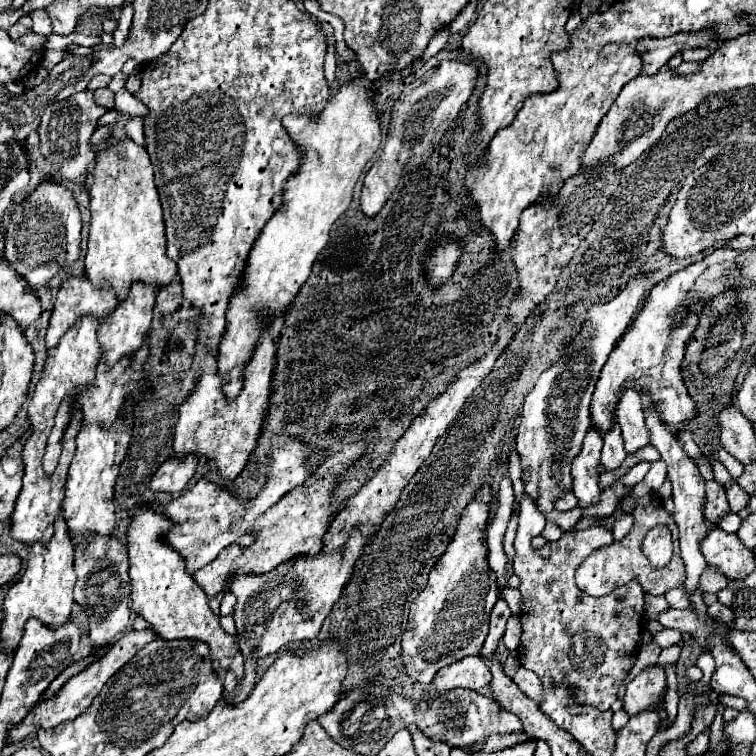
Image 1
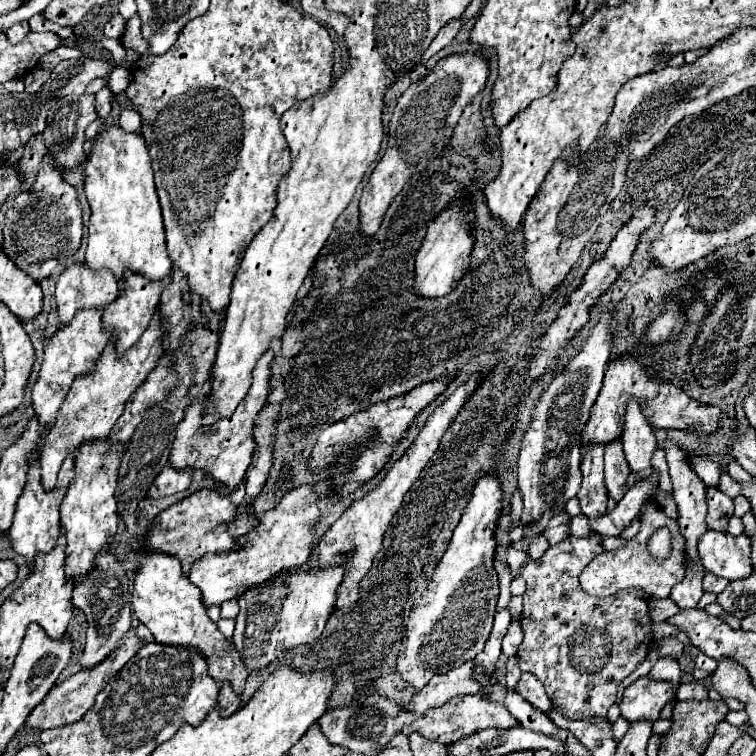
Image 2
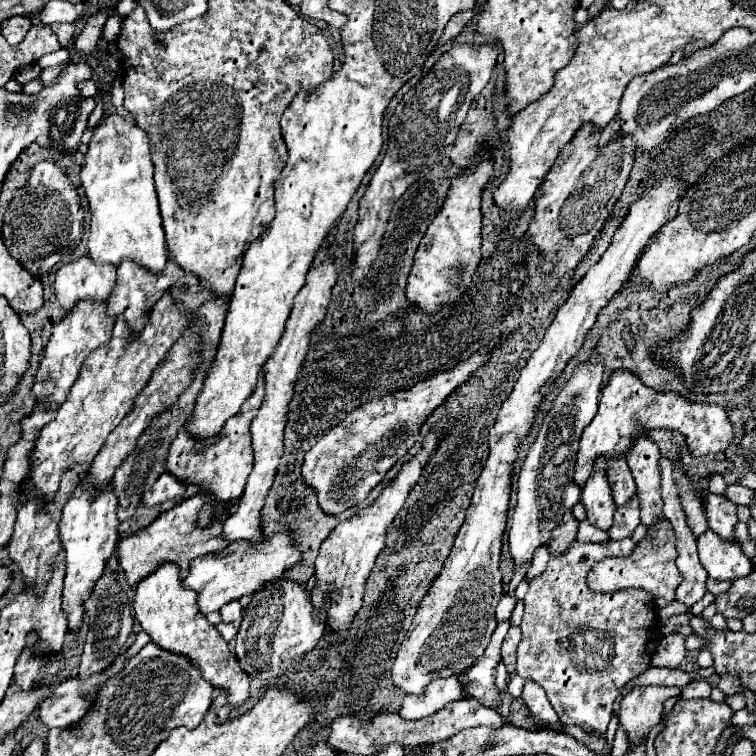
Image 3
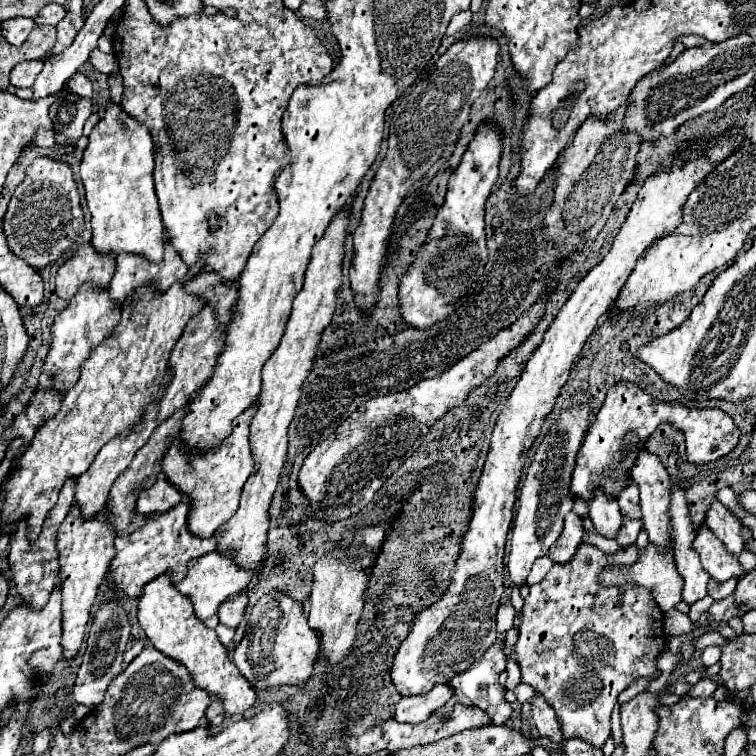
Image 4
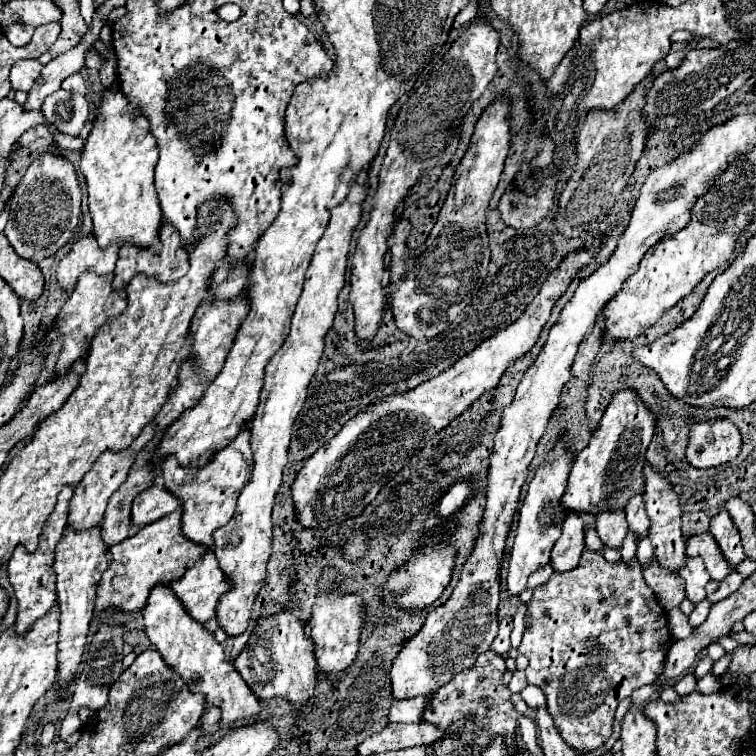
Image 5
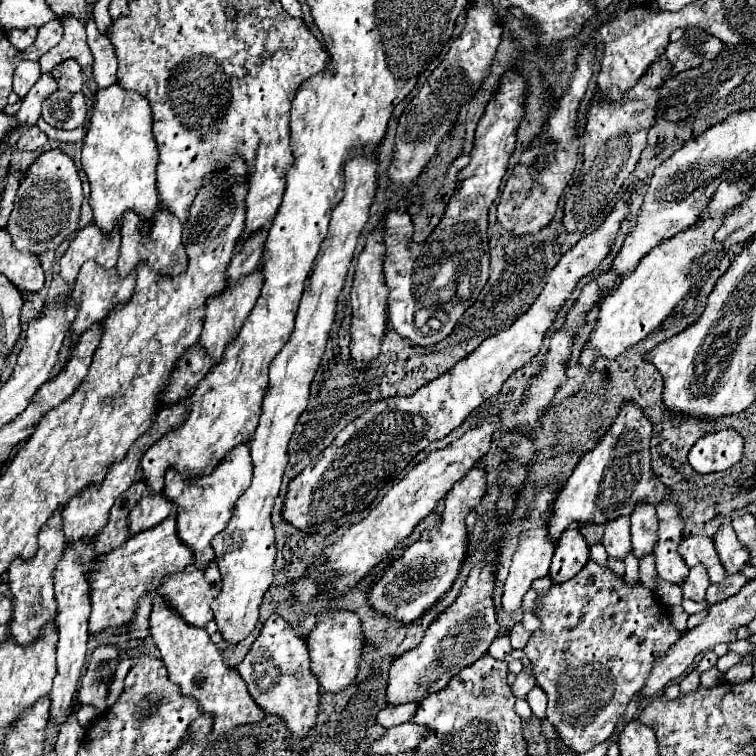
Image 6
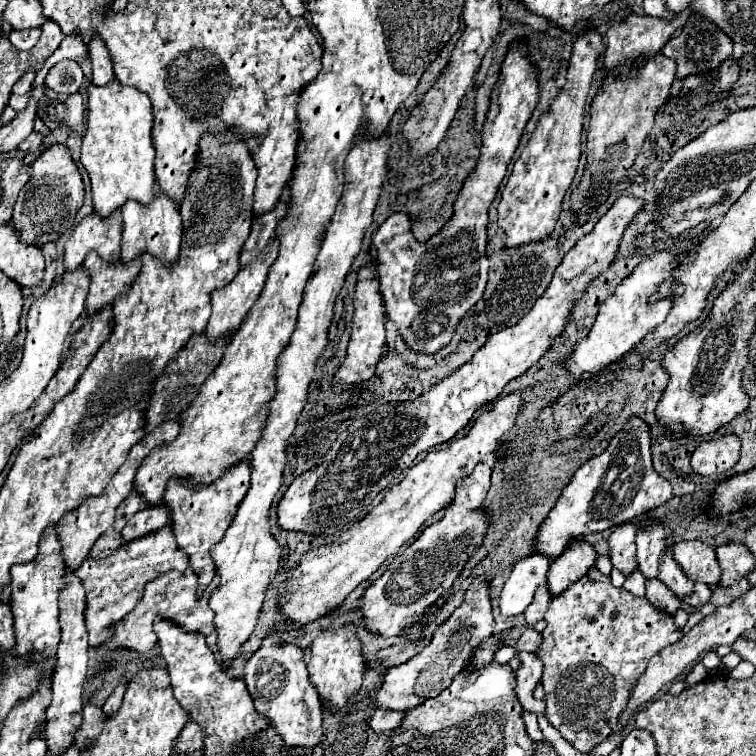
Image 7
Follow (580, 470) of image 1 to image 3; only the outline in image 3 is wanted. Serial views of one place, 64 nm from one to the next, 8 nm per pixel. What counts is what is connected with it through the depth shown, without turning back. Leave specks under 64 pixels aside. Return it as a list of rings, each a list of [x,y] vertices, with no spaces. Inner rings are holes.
[[[598,456],[594,460],[592,474],[586,480],[586,484],[582,486],[580,502],[586,508],[588,520],[596,528],[608,530],[612,526],[612,516],[614,516],[616,504],[610,496],[610,486],[608,486],[608,480],[606,480],[606,460],[604,460],[604,456]]]

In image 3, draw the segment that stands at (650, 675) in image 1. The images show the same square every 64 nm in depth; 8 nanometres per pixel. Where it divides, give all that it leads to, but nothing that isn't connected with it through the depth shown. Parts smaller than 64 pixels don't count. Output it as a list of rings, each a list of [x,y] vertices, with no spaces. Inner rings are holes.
[[[636,686],[622,698],[620,724],[628,732],[630,742],[640,742],[642,738],[646,738],[652,726],[656,726],[662,720],[662,706],[668,698],[672,698],[672,686]]]

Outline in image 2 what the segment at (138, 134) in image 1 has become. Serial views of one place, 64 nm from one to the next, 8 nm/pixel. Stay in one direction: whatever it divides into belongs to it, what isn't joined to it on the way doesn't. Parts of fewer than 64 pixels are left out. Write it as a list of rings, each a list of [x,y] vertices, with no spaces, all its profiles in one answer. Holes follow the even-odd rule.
[[[122,110],[120,114],[120,126],[124,126],[126,132],[142,132],[142,122],[140,122],[140,114],[136,114],[134,110]]]

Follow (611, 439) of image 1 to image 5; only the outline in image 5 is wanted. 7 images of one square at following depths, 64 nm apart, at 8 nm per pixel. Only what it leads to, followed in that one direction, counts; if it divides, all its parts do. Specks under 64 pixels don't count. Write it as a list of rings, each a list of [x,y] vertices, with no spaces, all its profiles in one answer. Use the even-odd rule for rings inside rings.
[[[636,494],[632,500],[628,500],[624,512],[626,512],[626,518],[628,518],[630,530],[634,530],[638,538],[646,536],[646,532],[648,532],[648,516],[644,512],[644,504],[642,504],[640,494]]]

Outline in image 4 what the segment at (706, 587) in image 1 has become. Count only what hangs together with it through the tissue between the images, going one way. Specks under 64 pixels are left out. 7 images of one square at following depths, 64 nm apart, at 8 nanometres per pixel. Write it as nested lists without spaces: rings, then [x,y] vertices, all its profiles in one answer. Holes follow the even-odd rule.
[[[730,578],[726,582],[716,582],[716,580],[710,580],[708,582],[708,594],[714,598],[714,600],[720,600],[720,598],[726,598],[728,594],[732,594],[736,588],[736,578]]]

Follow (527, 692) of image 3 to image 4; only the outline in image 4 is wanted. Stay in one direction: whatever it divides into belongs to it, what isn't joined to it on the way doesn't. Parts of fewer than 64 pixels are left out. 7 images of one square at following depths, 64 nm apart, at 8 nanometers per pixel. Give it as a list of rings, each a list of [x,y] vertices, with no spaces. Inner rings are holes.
[[[536,690],[534,698],[530,700],[530,708],[532,708],[532,718],[534,718],[534,726],[538,728],[540,736],[550,738],[556,744],[560,744],[563,738],[563,734],[560,729],[560,724],[558,724],[558,718],[556,714],[546,702],[546,698],[542,696],[542,692]]]

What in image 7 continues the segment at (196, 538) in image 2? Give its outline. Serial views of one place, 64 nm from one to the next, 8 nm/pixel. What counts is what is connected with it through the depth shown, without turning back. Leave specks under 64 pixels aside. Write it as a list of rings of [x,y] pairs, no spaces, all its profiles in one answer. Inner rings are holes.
[[[170,524],[128,544],[122,544],[114,554],[106,558],[86,556],[82,566],[76,570],[76,576],[82,580],[86,588],[86,630],[90,634],[90,646],[98,646],[112,636],[116,624],[122,622],[122,618],[128,612],[132,612],[132,608],[144,592],[144,586],[152,578],[158,578],[168,570],[182,572],[188,566],[190,560],[176,546],[176,538],[172,534]]]

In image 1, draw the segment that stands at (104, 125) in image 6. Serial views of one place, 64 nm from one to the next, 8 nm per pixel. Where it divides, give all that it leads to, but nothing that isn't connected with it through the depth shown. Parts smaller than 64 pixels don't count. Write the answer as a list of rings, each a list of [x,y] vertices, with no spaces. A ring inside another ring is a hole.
[[[124,138],[118,142],[108,142],[104,150],[98,152],[96,164],[92,166],[92,184],[90,184],[90,212],[92,212],[92,224],[90,224],[90,238],[88,238],[88,252],[86,252],[86,276],[96,286],[102,288],[108,284],[114,292],[118,302],[122,302],[130,286],[134,282],[144,284],[170,284],[178,270],[176,262],[172,262],[166,256],[166,236],[164,236],[164,218],[162,218],[162,206],[158,200],[158,190],[154,186],[154,172],[150,164],[148,152],[134,144],[132,138]]]

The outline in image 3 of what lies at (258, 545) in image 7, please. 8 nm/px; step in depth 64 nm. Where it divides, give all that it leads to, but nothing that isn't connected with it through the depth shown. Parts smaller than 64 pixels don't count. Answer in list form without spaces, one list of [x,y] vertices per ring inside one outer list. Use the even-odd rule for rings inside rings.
[[[328,240],[322,244],[322,248],[324,248],[324,258],[322,258],[322,262],[318,262],[310,268],[304,288],[294,298],[294,308],[292,308],[292,314],[286,322],[286,330],[280,338],[280,344],[276,346],[274,354],[264,364],[266,396],[264,396],[264,402],[262,402],[256,418],[252,420],[252,428],[250,428],[252,430],[252,448],[254,448],[254,468],[252,468],[252,474],[248,476],[244,494],[242,494],[238,506],[234,508],[234,514],[228,518],[228,522],[224,522],[222,534],[224,534],[224,538],[228,538],[228,542],[240,540],[240,538],[244,538],[244,540],[262,538],[260,508],[264,506],[264,498],[266,498],[266,494],[274,482],[274,474],[276,474],[276,468],[280,464],[284,424],[286,424],[288,402],[294,394],[294,380],[298,378],[300,366],[304,362],[308,342],[310,342],[310,334],[312,334],[314,326],[324,318],[324,310],[328,308],[328,302],[330,302],[330,290],[336,282],[336,270],[332,266],[332,256],[328,254]],[[233,600],[220,608],[220,615],[224,622],[236,622],[242,618],[242,604],[239,600]]]

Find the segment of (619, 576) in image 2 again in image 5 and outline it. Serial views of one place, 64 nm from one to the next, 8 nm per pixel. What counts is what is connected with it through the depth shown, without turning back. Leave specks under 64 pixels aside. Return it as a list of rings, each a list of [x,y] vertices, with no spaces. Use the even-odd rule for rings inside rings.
[[[652,558],[648,564],[642,566],[644,582],[650,586],[650,590],[656,594],[658,604],[668,612],[676,608],[684,600],[684,580],[658,564],[656,558]]]

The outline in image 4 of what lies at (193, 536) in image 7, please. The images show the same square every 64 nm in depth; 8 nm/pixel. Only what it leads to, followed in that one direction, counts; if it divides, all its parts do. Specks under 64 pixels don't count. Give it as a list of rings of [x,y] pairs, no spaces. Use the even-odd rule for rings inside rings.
[[[252,404],[232,422],[232,434],[222,442],[222,446],[214,446],[204,452],[190,452],[182,448],[180,440],[174,440],[168,452],[164,454],[164,474],[166,478],[184,494],[192,498],[192,510],[188,516],[188,528],[196,536],[212,536],[216,528],[220,528],[228,518],[238,510],[242,486],[254,470],[254,460],[248,444],[248,426],[256,414],[258,404]]]

